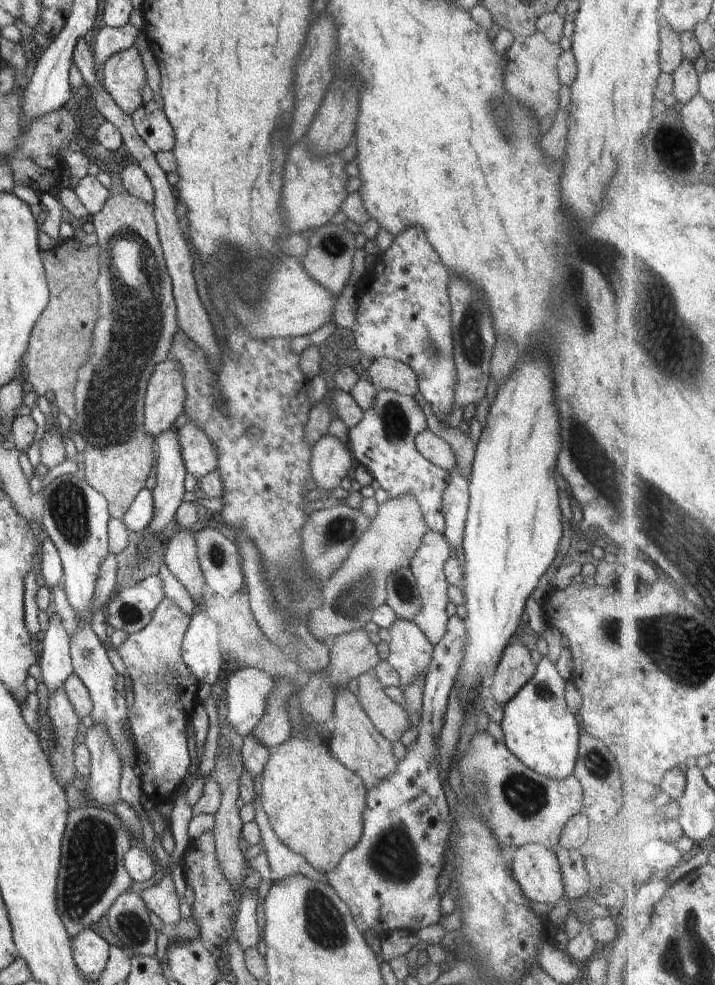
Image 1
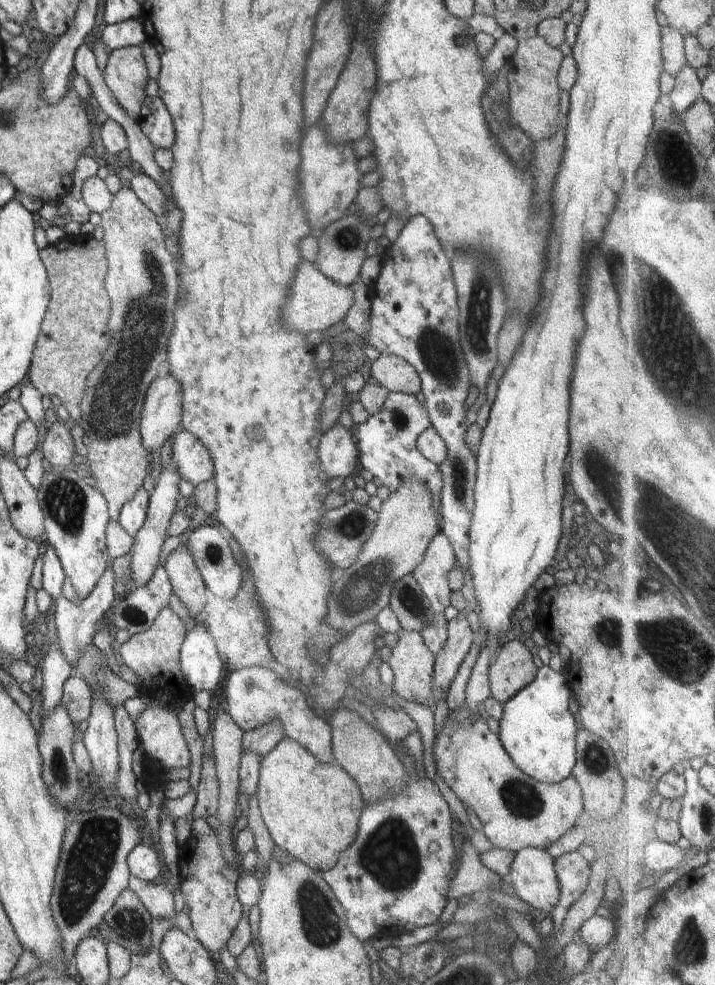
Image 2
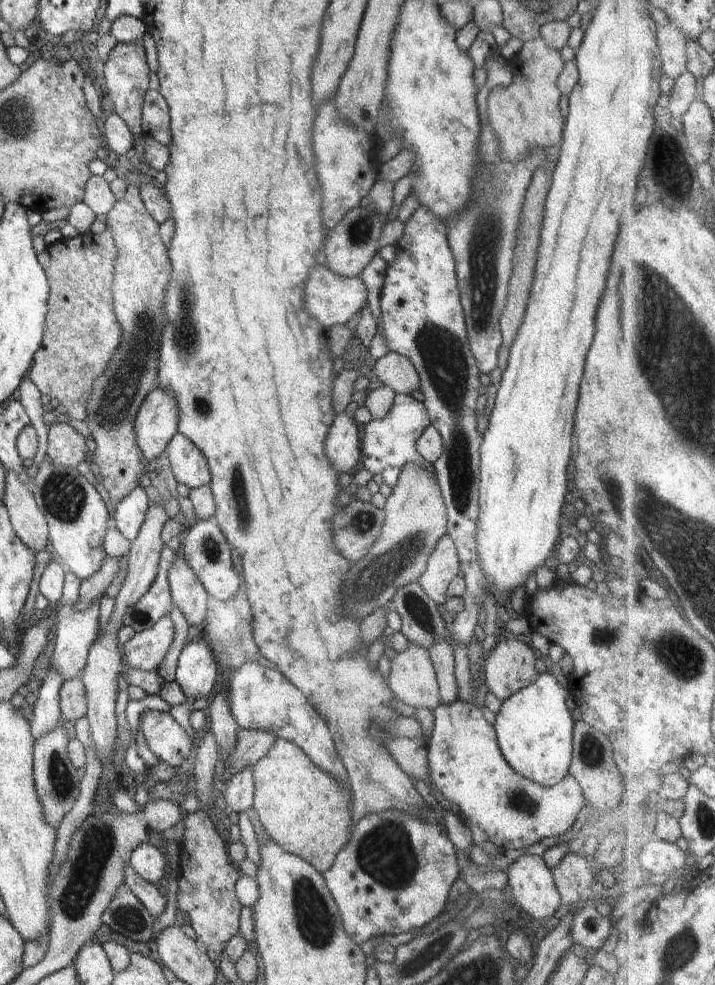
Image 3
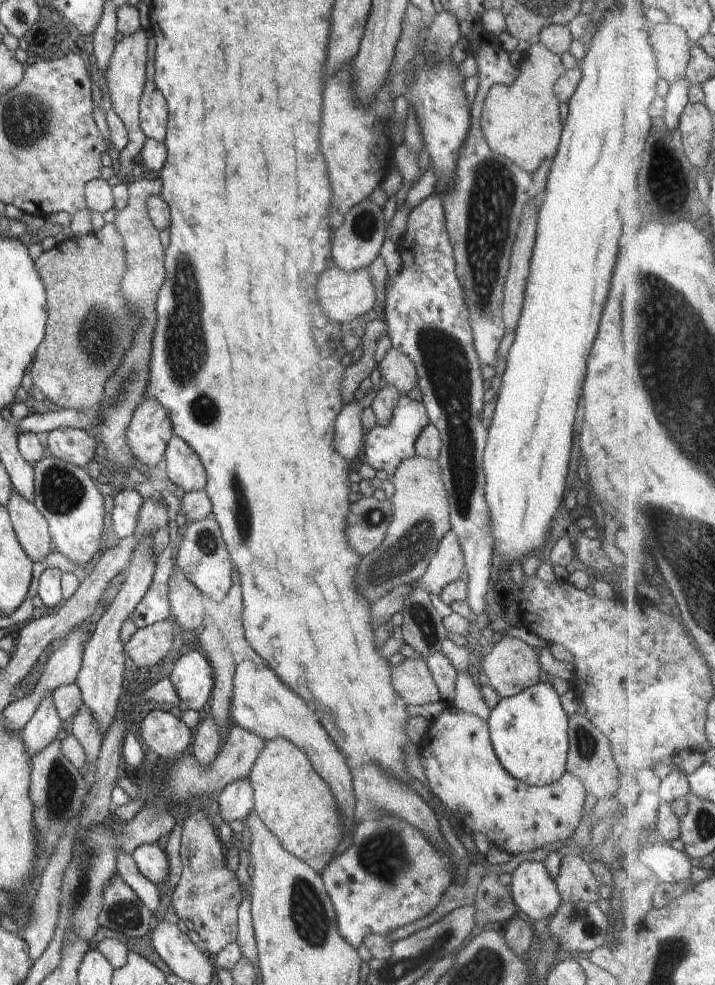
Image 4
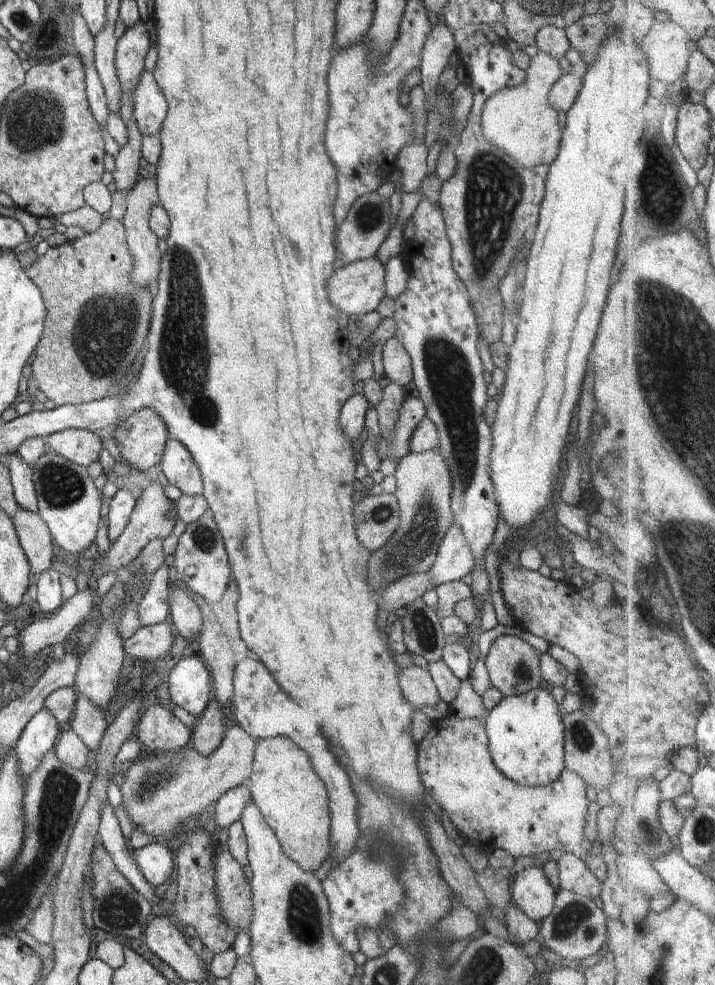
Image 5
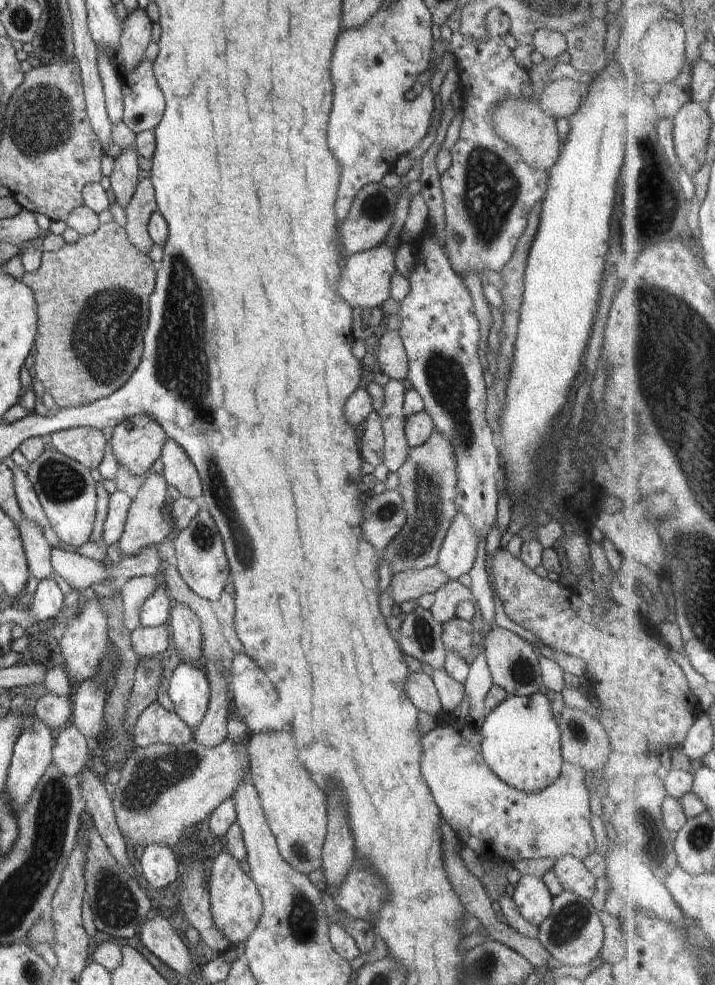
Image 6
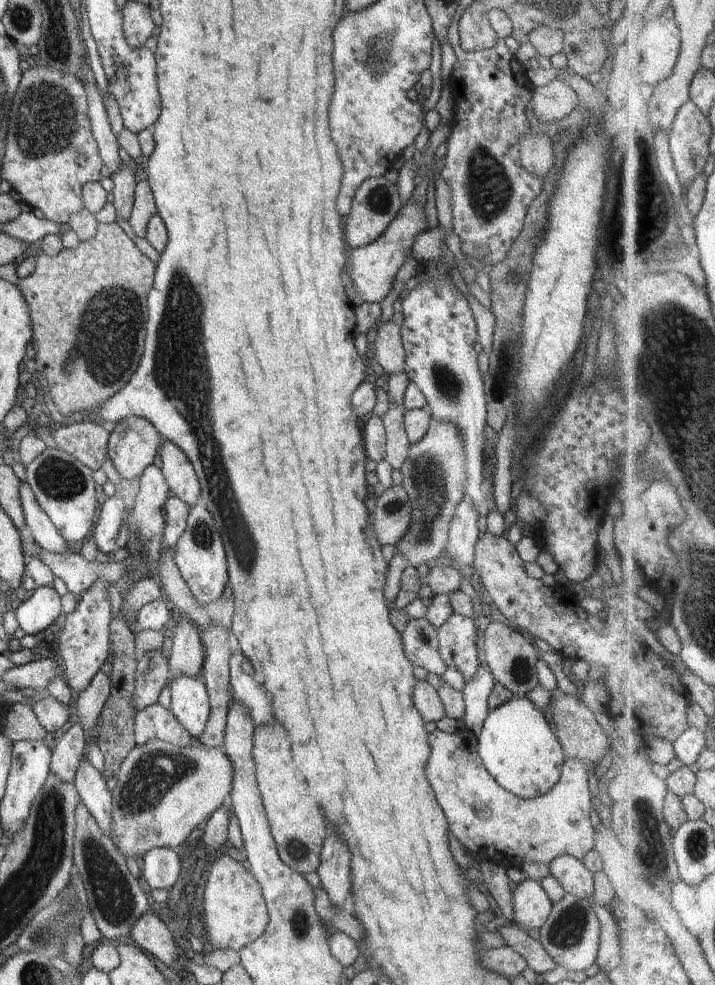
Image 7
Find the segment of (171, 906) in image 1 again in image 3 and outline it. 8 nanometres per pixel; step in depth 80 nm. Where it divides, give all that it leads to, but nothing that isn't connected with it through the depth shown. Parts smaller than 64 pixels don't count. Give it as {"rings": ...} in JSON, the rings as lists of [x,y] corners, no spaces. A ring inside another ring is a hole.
{"rings":[[[126,866],[124,879],[127,888],[142,902],[148,913],[157,919],[165,911],[167,906],[167,896],[161,888],[154,886],[150,882],[144,881],[131,866]]]}

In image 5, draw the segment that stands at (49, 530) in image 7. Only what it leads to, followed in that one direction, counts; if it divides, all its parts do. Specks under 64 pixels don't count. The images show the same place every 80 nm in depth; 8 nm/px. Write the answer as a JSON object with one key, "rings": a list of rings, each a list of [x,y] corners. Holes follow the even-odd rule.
{"rings":[[[18,454],[9,455],[8,471],[13,487],[16,503],[26,511],[39,515],[37,495],[33,486],[33,470],[30,465],[17,457]]]}

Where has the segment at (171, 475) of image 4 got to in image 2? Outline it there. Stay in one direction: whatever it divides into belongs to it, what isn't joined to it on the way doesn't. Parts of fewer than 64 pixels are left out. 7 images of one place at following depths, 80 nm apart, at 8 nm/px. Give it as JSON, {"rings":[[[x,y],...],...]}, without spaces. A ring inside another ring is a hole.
{"rings":[[[183,429],[173,434],[169,448],[181,478],[194,486],[213,478],[213,460],[209,450],[190,431]]]}

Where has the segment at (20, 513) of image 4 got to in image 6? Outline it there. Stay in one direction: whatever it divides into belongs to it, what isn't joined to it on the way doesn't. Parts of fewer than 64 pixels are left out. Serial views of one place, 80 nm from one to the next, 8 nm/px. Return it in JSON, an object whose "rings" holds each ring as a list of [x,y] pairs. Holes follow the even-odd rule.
{"rings":[[[23,517],[20,526],[17,527],[25,551],[29,574],[38,581],[53,578],[54,570],[50,563],[53,549],[46,542],[44,532],[38,526],[38,522],[30,522],[28,518]]]}

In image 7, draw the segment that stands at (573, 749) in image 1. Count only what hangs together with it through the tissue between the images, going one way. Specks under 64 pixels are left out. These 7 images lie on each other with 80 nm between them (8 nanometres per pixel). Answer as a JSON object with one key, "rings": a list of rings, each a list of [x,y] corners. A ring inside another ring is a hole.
{"rings":[[[514,696],[499,708],[489,712],[484,720],[482,730],[477,738],[477,752],[482,758],[482,763],[492,778],[508,792],[514,796],[520,796],[525,800],[537,798],[550,792],[552,786],[556,786],[561,778],[561,767],[565,762],[564,751],[556,738],[550,715],[542,710],[538,710],[530,700],[525,697]]]}

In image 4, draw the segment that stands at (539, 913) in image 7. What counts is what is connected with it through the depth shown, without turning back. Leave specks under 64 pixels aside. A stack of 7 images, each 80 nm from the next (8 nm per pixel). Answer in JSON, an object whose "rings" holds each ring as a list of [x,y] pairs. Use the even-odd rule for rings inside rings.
{"rings":[[[533,860],[519,864],[511,874],[511,884],[508,888],[519,913],[539,926],[555,915],[562,904],[555,881],[548,875],[543,862]]]}

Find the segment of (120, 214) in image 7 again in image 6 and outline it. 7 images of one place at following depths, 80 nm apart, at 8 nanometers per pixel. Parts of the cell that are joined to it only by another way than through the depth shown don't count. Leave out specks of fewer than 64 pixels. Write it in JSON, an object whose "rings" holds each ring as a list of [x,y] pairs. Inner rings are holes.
{"rings":[[[134,148],[123,149],[114,160],[114,170],[110,176],[112,192],[116,195],[116,202],[126,209],[136,191],[139,182],[138,152]]]}

